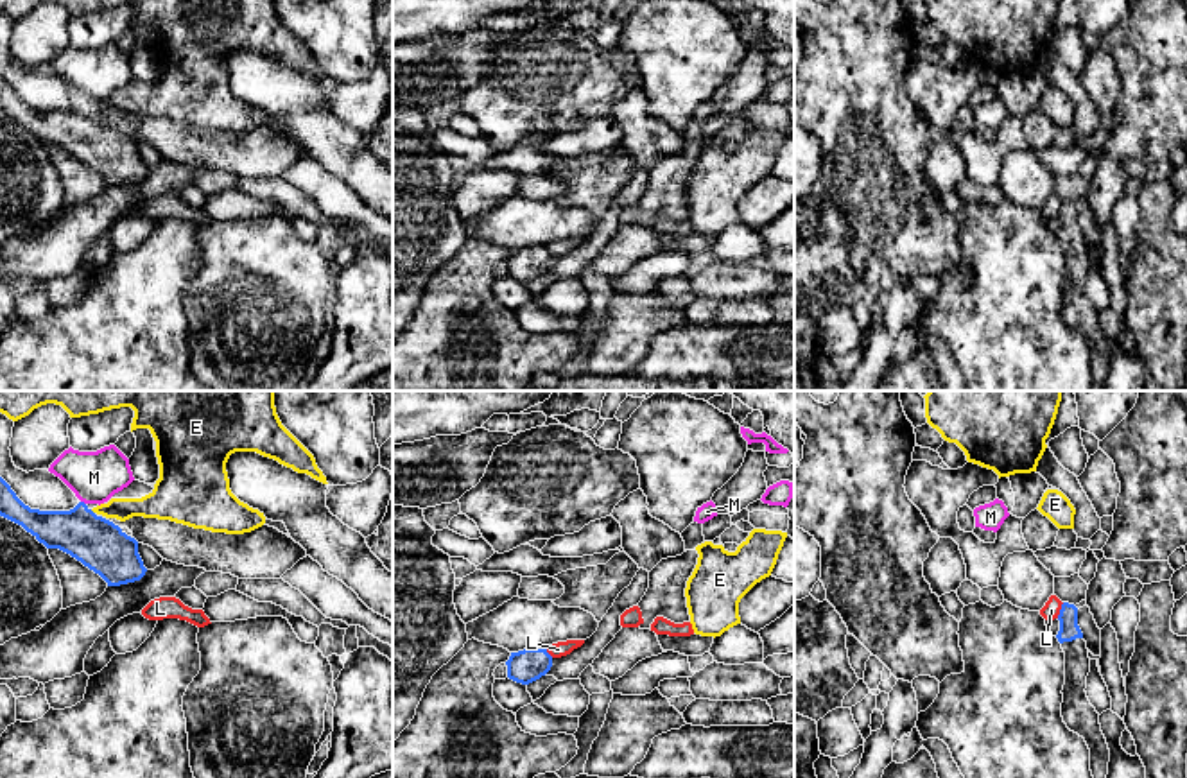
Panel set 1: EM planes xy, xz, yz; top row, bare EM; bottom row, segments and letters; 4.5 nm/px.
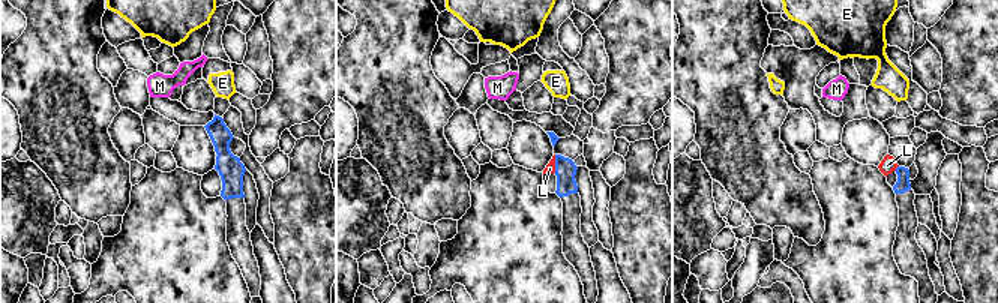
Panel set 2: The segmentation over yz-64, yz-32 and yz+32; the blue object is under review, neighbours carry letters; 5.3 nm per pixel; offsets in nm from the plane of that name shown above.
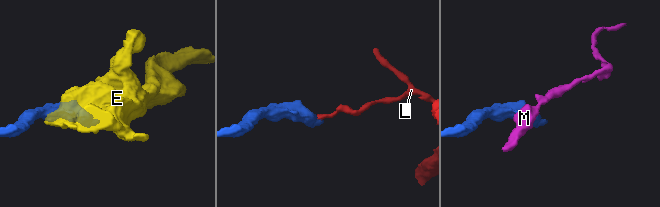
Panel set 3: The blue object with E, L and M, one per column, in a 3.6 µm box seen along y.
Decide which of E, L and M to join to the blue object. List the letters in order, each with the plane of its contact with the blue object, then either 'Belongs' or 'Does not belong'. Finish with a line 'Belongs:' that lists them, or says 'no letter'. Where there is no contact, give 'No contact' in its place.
E: Touches blue in xy. Does not belong
L: Touches blue in yz. Does not belong
M: Touches blue in xy. Does not belong
Belongs: no letter

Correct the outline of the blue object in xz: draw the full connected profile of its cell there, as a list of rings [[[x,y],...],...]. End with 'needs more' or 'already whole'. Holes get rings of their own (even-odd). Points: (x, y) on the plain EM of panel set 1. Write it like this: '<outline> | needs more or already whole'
[[[524,247],[511,251],[507,264],[507,276],[529,283],[545,274],[552,265],[552,255],[547,247]]] | already whole

